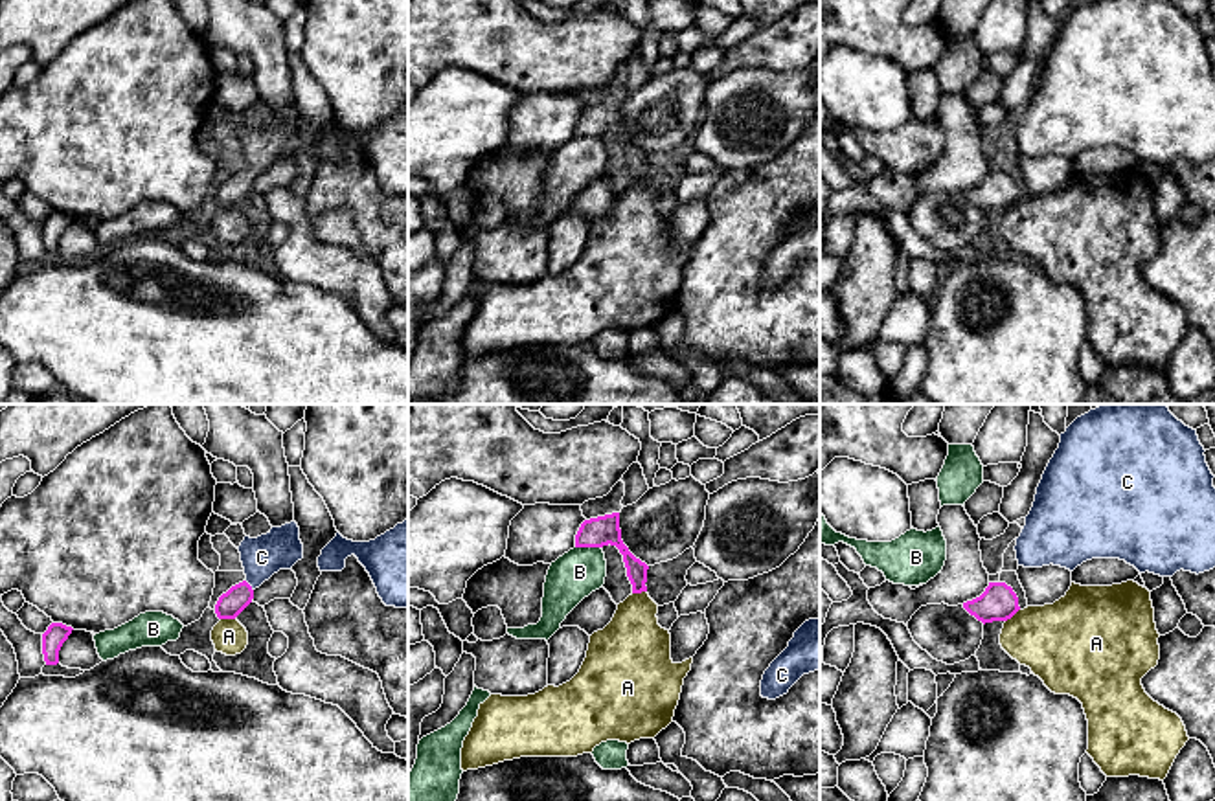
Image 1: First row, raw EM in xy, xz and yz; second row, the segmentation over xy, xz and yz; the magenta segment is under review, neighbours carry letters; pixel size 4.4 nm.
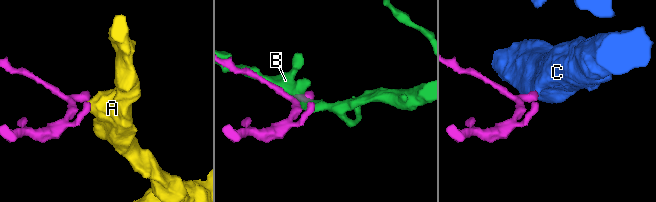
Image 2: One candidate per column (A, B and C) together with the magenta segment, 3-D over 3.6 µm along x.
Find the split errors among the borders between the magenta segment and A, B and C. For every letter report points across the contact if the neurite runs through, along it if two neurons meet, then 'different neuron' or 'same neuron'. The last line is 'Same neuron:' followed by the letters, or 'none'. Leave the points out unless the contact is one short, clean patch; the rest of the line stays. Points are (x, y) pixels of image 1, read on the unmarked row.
A: along xy (221, 206), (234, 208) | different neuron
B: different neuron
C: across xy (238, 186), (250, 175), (261, 146) | same neuron
Same neuron: C

